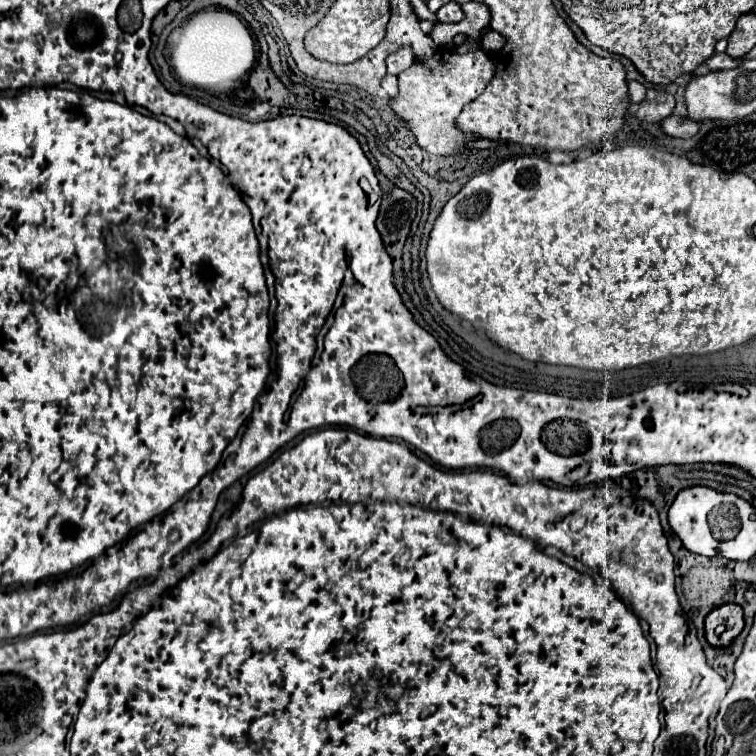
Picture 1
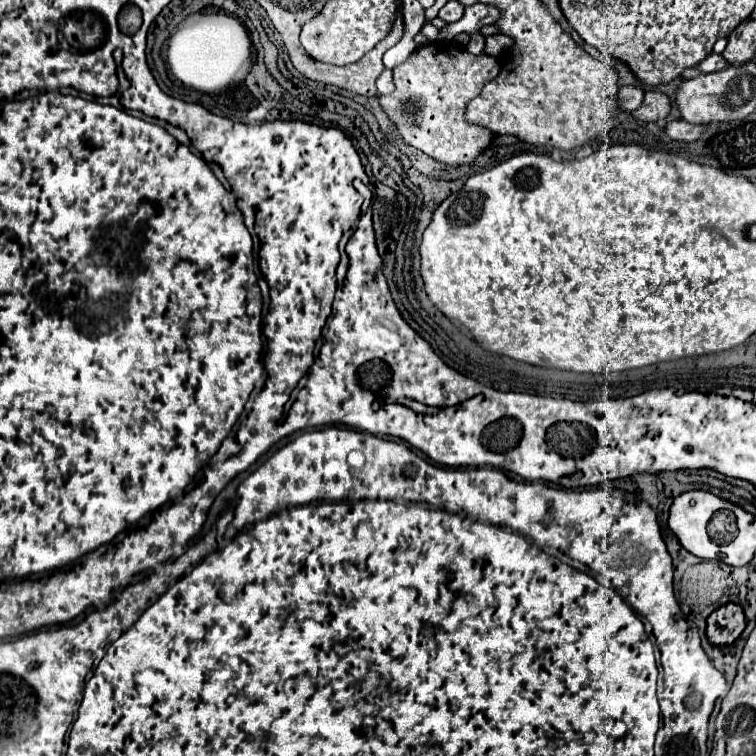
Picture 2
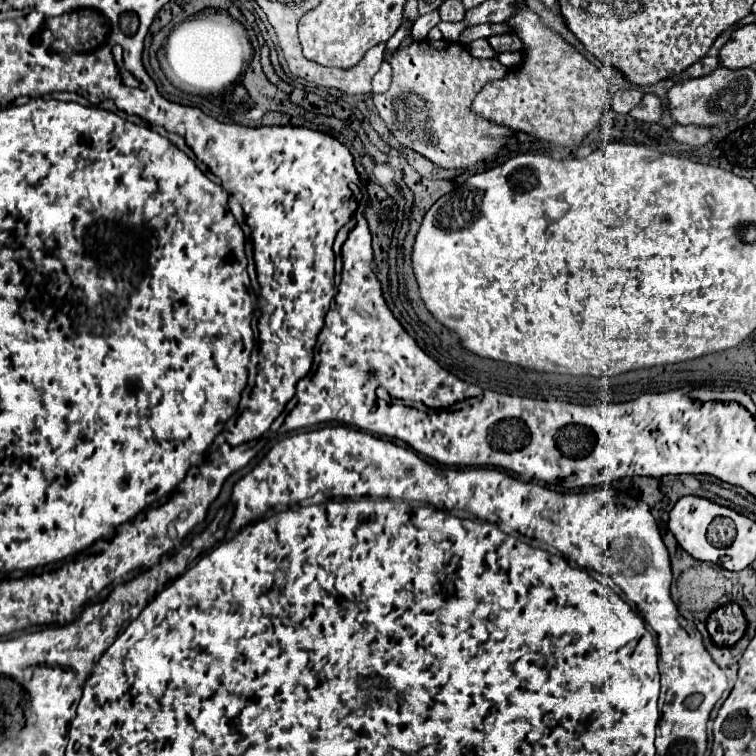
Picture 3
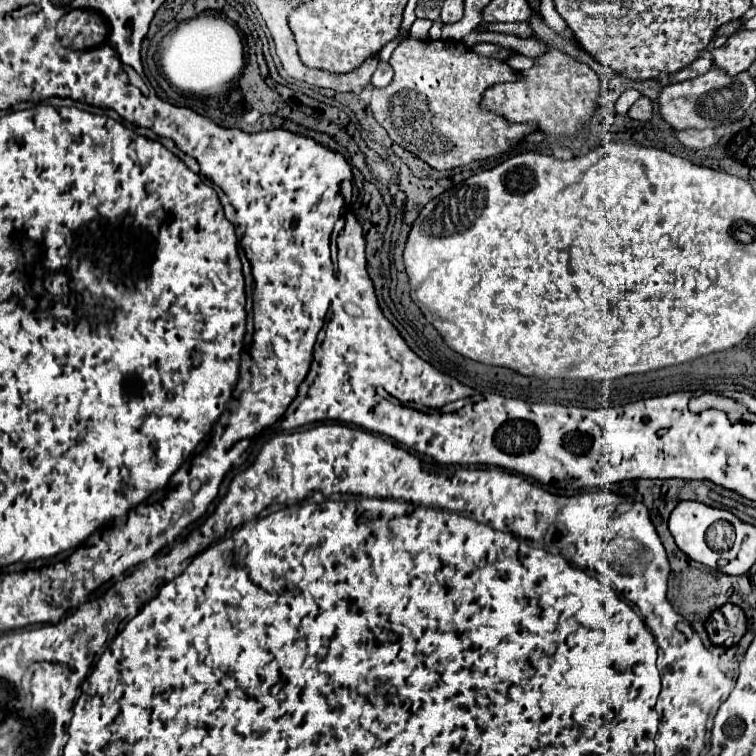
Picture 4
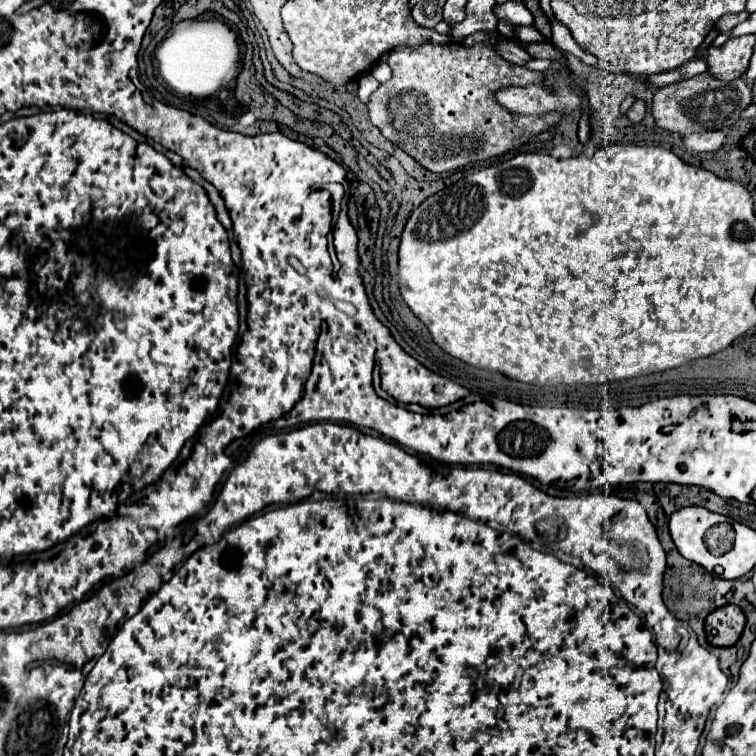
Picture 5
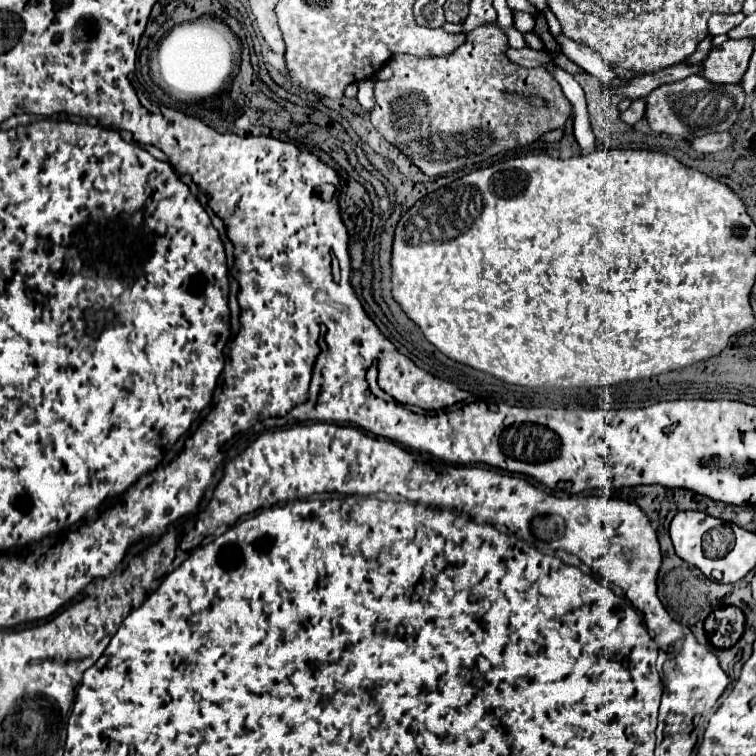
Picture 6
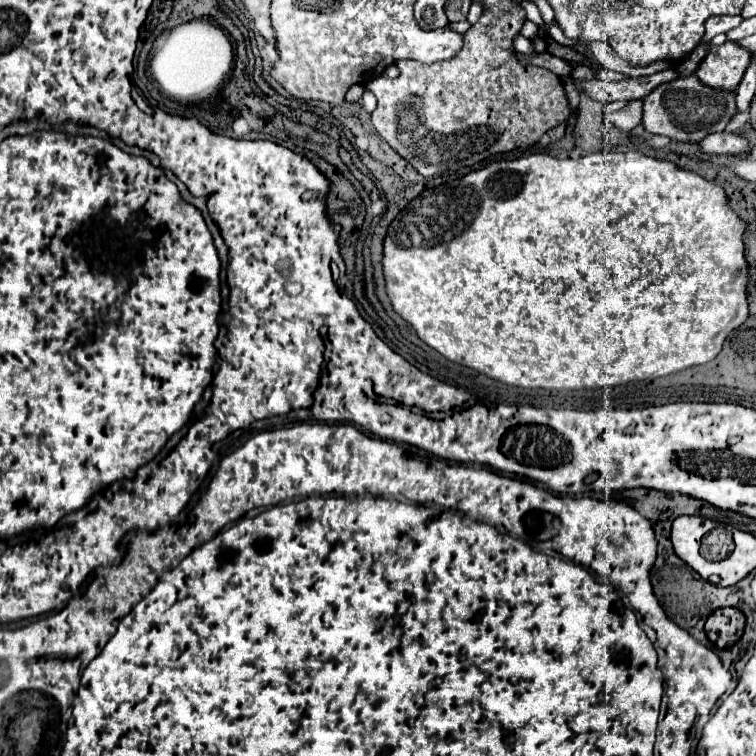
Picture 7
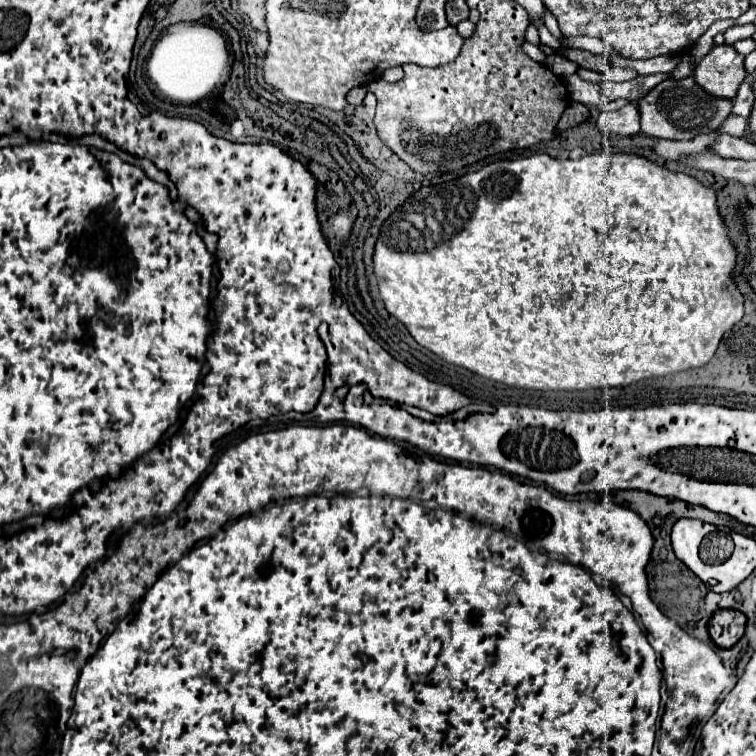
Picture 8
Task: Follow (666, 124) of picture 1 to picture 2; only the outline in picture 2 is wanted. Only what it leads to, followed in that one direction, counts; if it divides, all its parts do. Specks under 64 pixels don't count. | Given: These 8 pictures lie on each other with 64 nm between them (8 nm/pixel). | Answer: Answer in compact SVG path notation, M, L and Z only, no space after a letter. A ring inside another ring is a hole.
M672 120L666 124L666 132L672 140L680 140L680 142L696 142L702 138L706 126L694 126L694 124L686 124L684 120Z

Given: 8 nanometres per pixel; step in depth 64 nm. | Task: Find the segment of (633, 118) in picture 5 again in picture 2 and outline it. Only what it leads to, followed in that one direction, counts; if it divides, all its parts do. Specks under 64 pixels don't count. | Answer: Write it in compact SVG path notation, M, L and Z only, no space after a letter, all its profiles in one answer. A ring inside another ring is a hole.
M646 92L640 108L632 112L636 120L644 120L644 122L658 122L664 120L668 114L670 114L670 100L660 92Z

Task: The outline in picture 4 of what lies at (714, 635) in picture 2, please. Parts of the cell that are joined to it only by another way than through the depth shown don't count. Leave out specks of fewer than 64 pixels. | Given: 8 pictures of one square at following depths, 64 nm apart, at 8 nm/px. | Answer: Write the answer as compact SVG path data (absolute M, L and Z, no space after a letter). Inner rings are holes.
M724 604L706 620L706 632L716 646L734 646L746 634L746 616L736 604Z

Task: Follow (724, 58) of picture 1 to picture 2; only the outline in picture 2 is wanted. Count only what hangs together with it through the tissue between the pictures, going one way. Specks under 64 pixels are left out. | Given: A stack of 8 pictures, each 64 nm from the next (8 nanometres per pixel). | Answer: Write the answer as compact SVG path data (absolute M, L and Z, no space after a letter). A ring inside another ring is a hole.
M710 54L710 56L704 58L696 68L698 68L700 72L708 74L708 72L718 72L718 70L722 70L722 68L726 68L726 66L728 66L728 64L726 64L726 60L722 60L722 56Z

